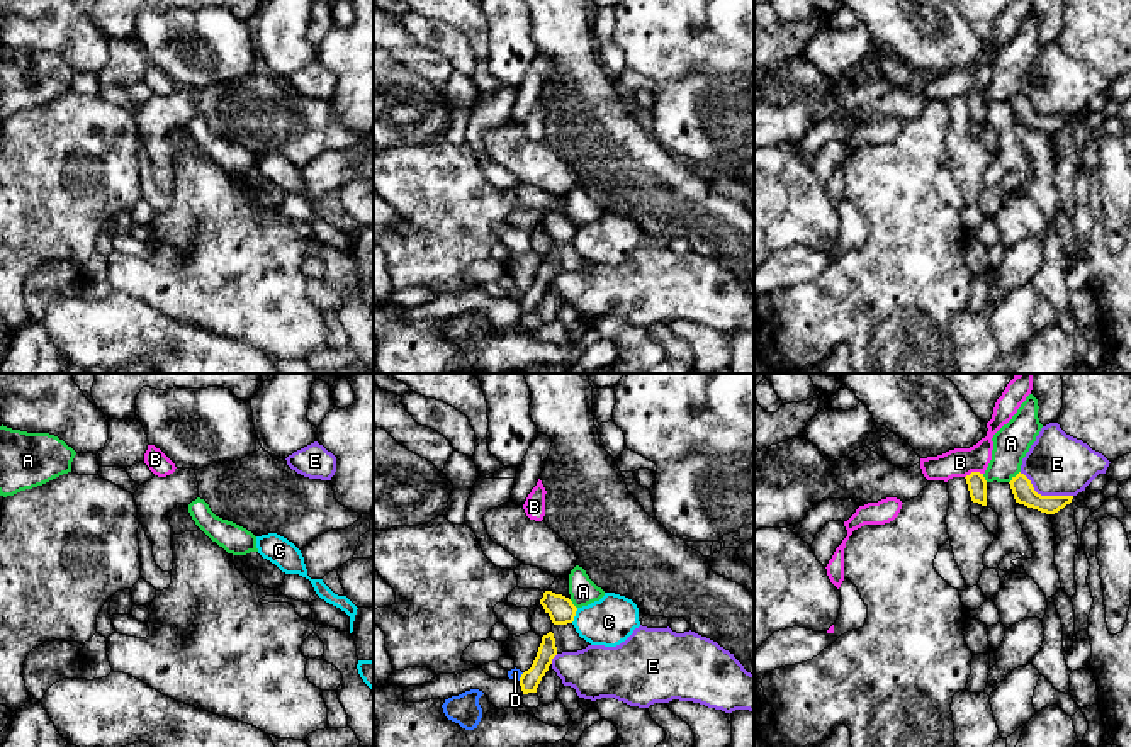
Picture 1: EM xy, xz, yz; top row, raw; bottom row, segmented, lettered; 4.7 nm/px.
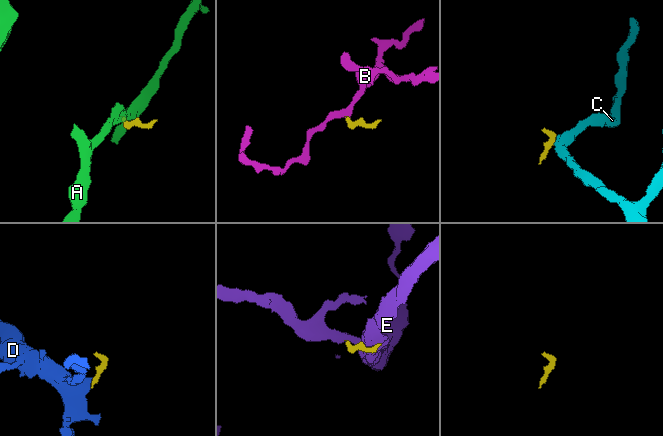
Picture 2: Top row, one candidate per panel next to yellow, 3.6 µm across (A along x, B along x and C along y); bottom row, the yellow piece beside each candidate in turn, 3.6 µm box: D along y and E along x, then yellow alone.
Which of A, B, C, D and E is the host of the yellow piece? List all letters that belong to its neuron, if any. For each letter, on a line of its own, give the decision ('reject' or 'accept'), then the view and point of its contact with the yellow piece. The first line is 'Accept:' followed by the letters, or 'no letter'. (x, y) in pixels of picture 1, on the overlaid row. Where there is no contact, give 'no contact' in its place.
Accept: no letter
A: reject; meets yellow in yz at (1014, 477)
B: reject; meets yellow in yz at (973, 472)
C: reject; meets yellow in xz at (574, 615)
D: reject; meets yellow in xz at (522, 676)
E: reject; meets yellow in yz at (1045, 496)

